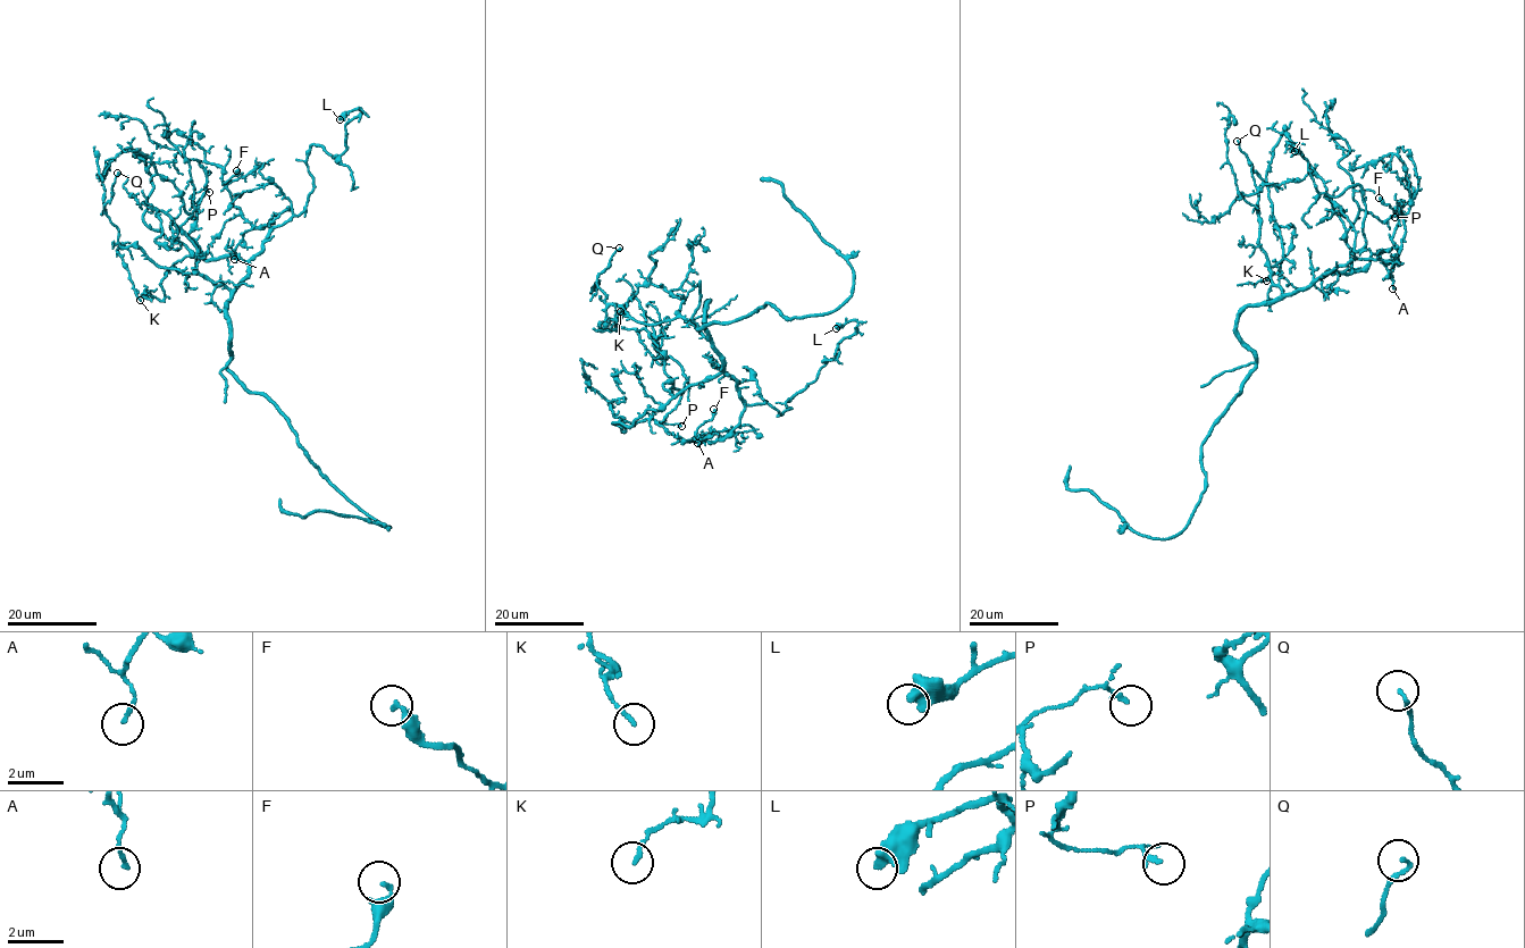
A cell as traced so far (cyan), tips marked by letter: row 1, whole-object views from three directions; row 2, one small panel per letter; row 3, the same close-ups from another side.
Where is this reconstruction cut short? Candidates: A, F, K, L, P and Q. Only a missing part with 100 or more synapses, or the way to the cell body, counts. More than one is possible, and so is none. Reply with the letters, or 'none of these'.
none of these

